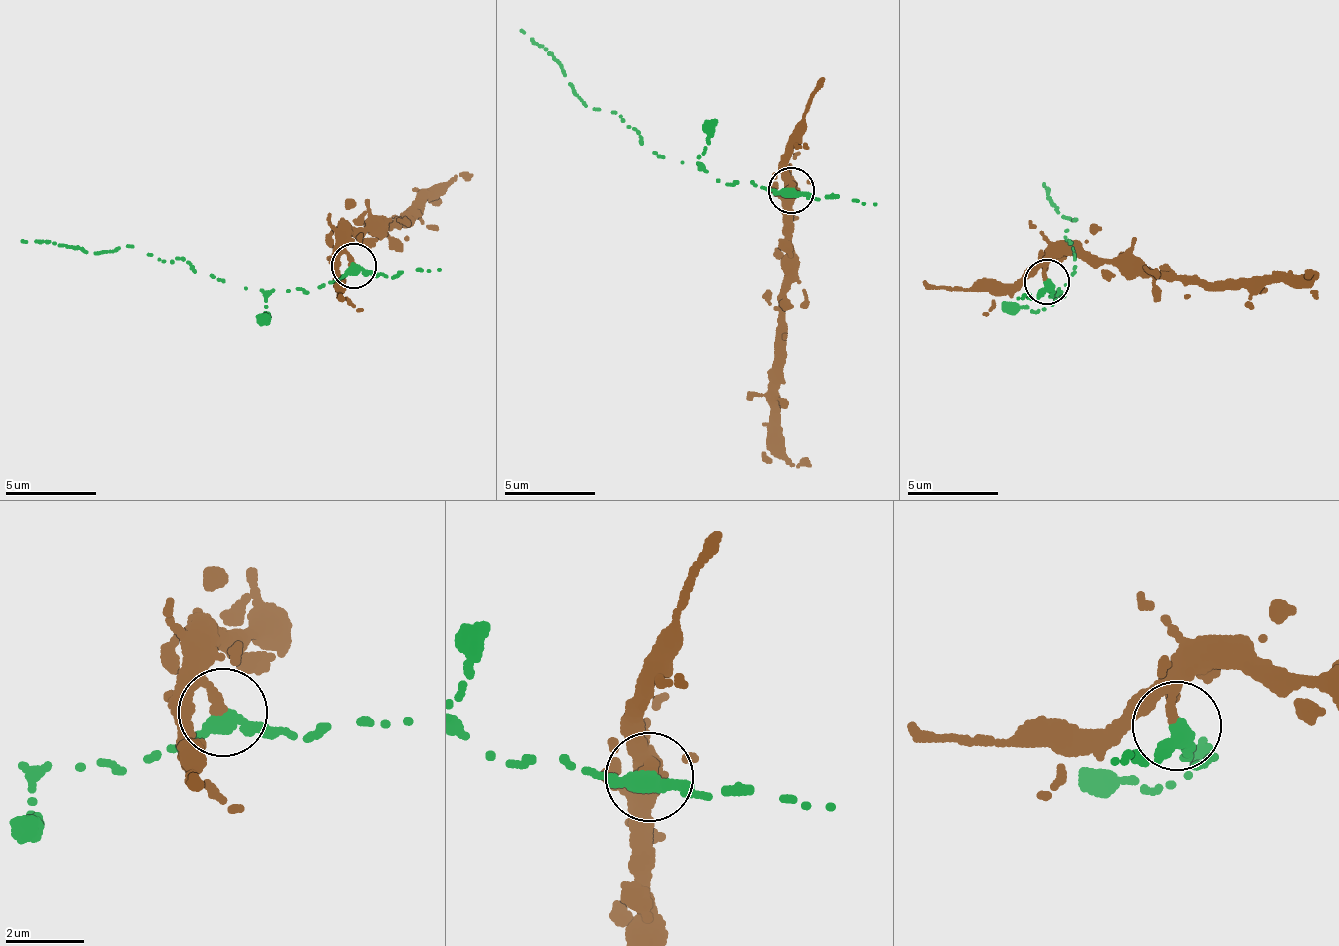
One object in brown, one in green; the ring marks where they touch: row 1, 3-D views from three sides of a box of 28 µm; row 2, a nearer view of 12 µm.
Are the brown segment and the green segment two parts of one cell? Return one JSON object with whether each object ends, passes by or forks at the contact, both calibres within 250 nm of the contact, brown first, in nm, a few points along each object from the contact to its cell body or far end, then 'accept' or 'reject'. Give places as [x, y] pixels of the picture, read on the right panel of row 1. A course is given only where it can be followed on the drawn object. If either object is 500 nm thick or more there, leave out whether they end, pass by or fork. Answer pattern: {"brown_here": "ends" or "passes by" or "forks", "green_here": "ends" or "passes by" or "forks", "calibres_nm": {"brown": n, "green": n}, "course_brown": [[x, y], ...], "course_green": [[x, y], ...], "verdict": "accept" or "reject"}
{"brown_here": "ends", "green_here": "passes by", "calibres_nm": {"brown": 240, "green": 320}, "course_brown": [[1045, 283], [1043, 268], [1059, 254], [1259, 288], [1310, 284], [1315, 271], [1307, 277]], "course_green": [[1045, 283], [1055, 299], [1064, 297], [1075, 251], [1063, 236], [1078, 220], [1061, 217], [1042, 184]], "verdict": "reject"}

